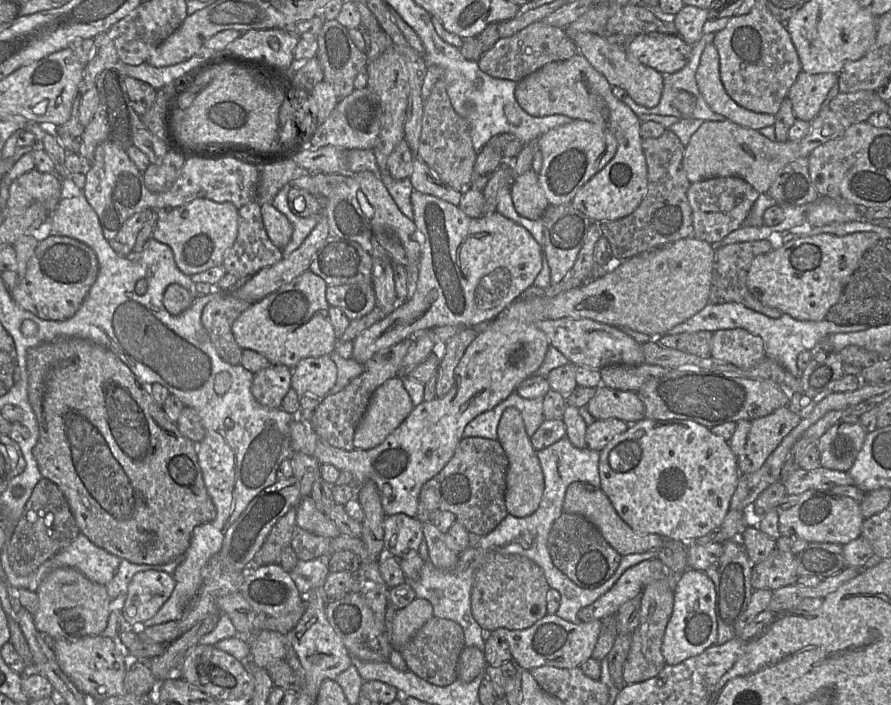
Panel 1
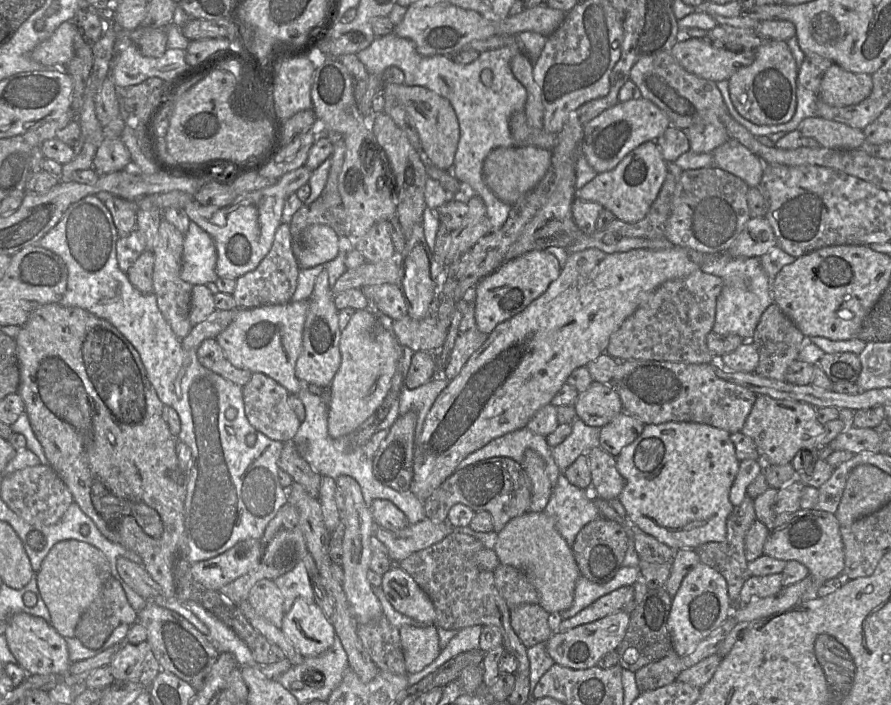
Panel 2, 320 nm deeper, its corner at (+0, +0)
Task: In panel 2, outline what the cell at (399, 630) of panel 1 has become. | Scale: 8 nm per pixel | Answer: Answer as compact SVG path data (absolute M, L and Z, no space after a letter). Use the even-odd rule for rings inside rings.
M405 625L399 631L407 674L422 671L439 656L441 649L436 626Z

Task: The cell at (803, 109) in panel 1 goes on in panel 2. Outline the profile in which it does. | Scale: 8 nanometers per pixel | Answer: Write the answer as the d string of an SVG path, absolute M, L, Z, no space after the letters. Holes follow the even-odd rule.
M833 63L822 77L818 97L834 107L855 105L870 95L872 87L871 75L849 72Z

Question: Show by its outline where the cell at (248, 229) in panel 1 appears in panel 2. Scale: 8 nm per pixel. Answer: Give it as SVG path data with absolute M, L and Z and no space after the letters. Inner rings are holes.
M281 223L275 232L269 253L257 268L236 279L233 297L240 309L282 305L291 301L297 286L300 267L292 250L290 225Z

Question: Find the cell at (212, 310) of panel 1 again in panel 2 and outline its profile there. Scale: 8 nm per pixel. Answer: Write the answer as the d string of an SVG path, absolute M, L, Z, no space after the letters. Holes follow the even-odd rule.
M215 338L206 339L200 344L197 358L202 366L239 386L243 387L251 378L249 370L236 368L228 361Z

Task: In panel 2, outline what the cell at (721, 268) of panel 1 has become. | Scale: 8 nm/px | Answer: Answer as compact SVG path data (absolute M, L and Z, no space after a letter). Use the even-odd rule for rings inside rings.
M701 269L686 277L666 281L651 292L610 337L605 353L617 361L717 362L706 345L706 336L713 328L717 298L722 287L721 278Z

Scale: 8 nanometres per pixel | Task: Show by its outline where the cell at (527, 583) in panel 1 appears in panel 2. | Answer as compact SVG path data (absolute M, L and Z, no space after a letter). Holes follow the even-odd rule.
M522 604L510 610L511 626L526 648L546 643L551 637L548 617L549 613L539 604Z

